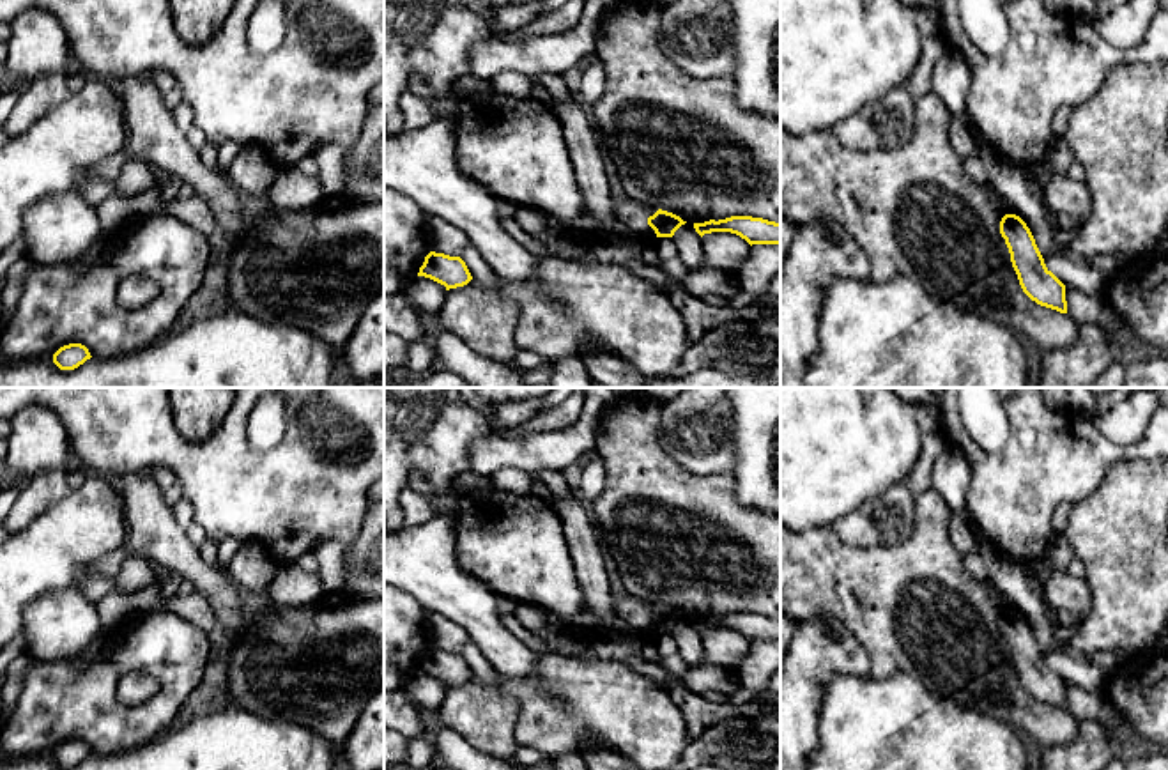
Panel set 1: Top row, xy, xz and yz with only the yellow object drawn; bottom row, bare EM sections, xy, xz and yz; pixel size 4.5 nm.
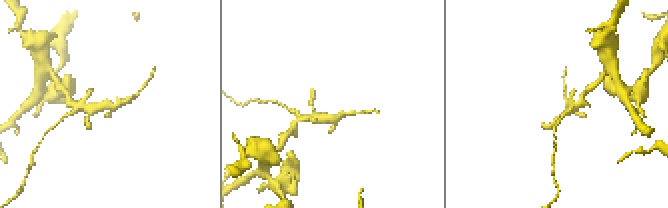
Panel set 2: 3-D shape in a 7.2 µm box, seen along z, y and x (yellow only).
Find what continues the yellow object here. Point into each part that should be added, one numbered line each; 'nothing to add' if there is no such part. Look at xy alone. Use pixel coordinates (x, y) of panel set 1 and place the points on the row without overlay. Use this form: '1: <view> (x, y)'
nothing to add

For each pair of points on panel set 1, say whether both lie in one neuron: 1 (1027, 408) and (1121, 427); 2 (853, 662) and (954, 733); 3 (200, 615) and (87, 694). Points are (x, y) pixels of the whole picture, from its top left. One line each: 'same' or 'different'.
1: different
2: different
3: different

